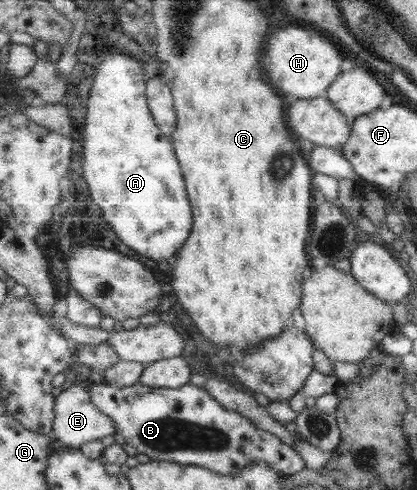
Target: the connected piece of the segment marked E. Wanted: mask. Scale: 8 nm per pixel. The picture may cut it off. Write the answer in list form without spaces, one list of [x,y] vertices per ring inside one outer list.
[[[89,380],[84,381],[84,383],[74,383],[57,396],[54,406],[57,418],[52,435],[64,446],[80,448],[83,444],[100,440],[104,436],[110,436],[117,432],[117,425],[113,422],[113,418],[108,413],[100,411],[92,403],[92,393],[90,393],[92,384],[93,382]]]

